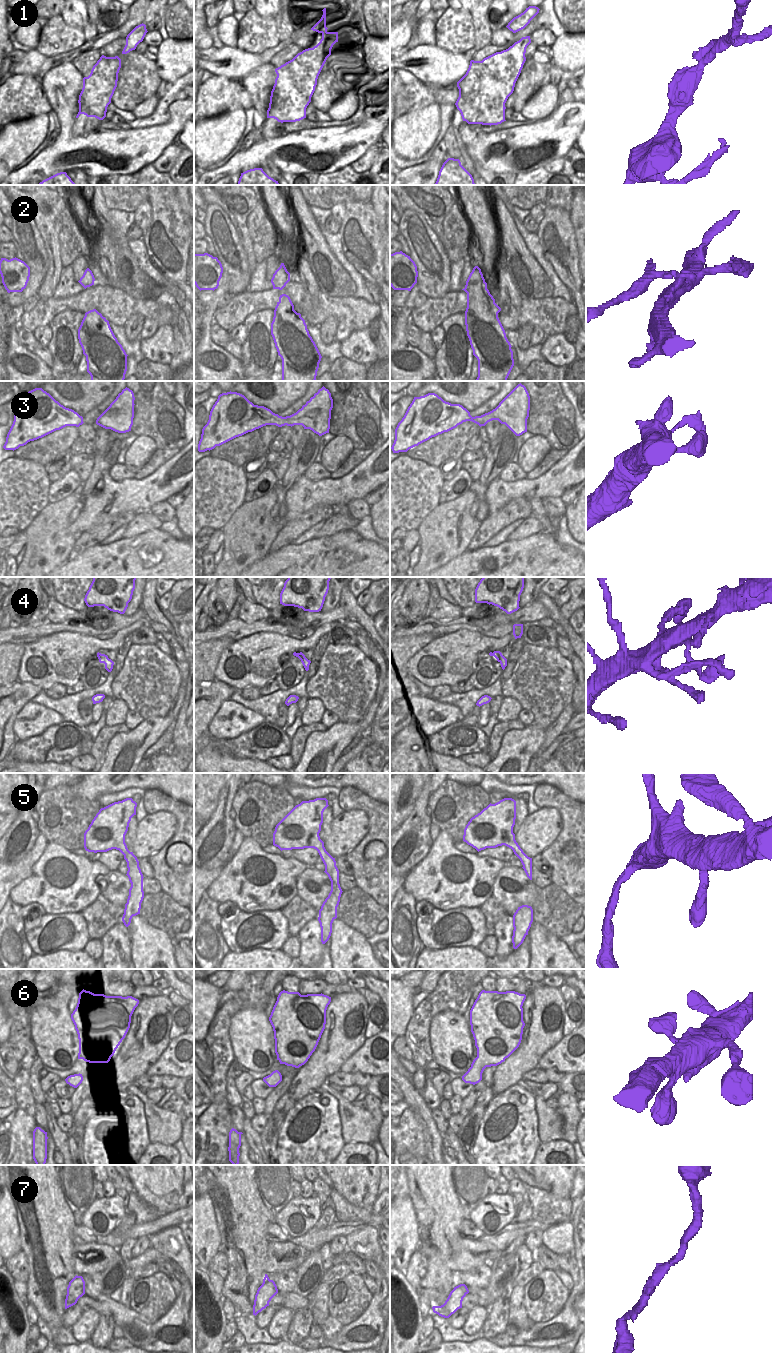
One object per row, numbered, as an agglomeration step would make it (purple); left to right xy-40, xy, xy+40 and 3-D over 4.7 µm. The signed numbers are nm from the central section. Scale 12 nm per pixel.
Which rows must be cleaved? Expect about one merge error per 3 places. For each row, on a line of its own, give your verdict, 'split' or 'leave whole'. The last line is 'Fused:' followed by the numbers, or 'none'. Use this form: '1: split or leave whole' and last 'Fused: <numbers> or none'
1: split
2: split
3: leave whole
4: leave whole
5: leave whole
6: leave whole
7: leave whole
Fused: 1, 2

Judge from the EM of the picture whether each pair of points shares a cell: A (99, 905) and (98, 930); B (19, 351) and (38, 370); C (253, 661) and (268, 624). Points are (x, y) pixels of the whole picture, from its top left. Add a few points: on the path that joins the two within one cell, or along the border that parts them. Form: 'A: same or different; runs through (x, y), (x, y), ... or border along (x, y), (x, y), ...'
A: same; runs through (99, 911), (98, 924)
B: same; runs through (25, 353), (31, 356), (37, 364)
C: different; border along (287, 635), (274, 632), (256, 632), (242, 638)

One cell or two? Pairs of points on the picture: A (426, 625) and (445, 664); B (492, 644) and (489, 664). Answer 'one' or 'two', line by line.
A: two
B: two

